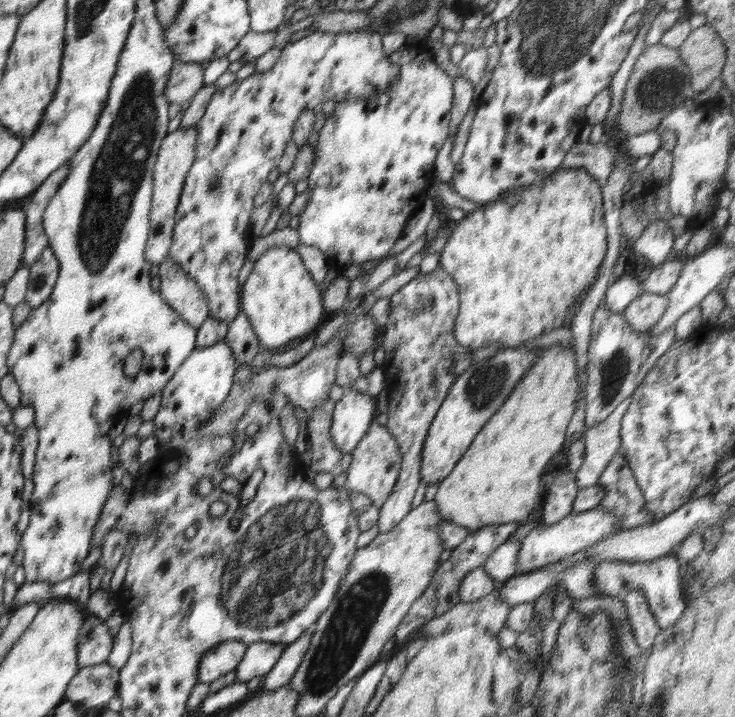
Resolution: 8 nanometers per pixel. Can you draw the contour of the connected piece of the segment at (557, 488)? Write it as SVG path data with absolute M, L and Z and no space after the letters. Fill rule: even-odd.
M567 467L558 471L544 498L544 512L540 525L551 525L568 516L578 491L574 473L571 473Z

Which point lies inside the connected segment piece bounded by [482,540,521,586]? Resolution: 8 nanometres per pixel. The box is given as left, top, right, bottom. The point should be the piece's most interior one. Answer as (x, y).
(501, 565)

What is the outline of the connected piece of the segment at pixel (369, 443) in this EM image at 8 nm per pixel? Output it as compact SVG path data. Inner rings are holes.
M375 419L364 438L360 440L352 452L352 461L344 486L346 492L348 494L366 494L368 498L372 499L372 505L379 509L386 502L387 497L390 496L398 480L401 462L401 452L396 439L384 424Z

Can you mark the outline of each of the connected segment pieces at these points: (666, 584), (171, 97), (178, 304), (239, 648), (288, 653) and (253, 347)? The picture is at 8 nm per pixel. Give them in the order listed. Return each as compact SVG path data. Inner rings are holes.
M674 552L649 562L604 562L594 570L594 587L598 593L610 597L624 598L626 593L632 590L644 593L650 613L656 619L656 625L660 629L666 629L674 626L686 610L687 603L684 602L680 592L680 567Z
M176 62L166 84L168 103L190 101L204 86L203 69L198 62Z
M169 256L159 264L159 293L183 320L198 328L209 318L209 304L200 287L188 279L181 266Z
M224 641L208 651L198 669L197 683L210 684L232 672L245 655L248 645L242 641Z
M316 625L306 628L300 638L285 646L278 662L268 671L268 674L263 676L263 693L273 692L288 686L293 674L298 670L303 656L308 650L310 639L316 630Z
M243 312L238 313L229 323L224 341L230 346L237 366L245 362L251 364L259 350L259 340L252 323Z

